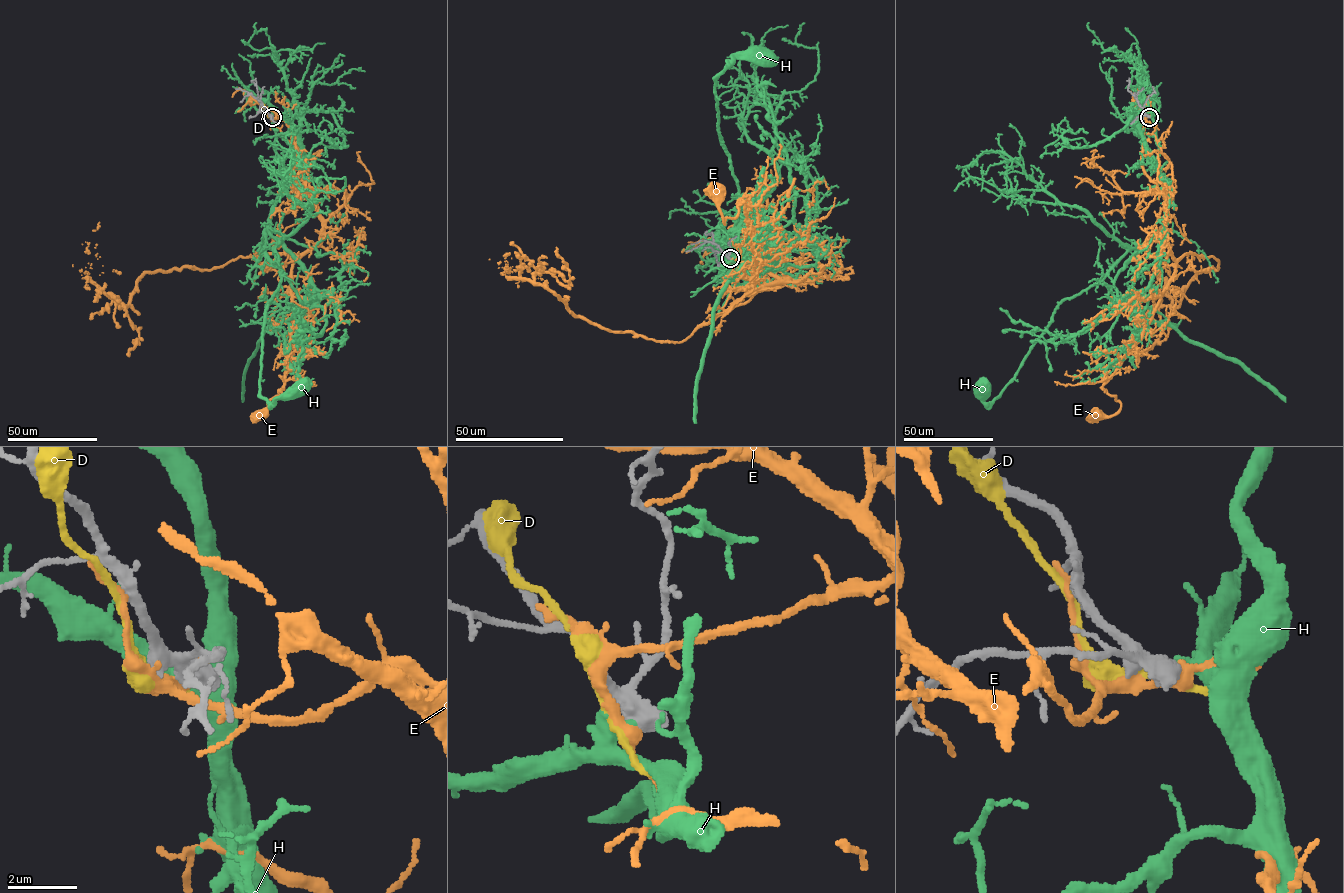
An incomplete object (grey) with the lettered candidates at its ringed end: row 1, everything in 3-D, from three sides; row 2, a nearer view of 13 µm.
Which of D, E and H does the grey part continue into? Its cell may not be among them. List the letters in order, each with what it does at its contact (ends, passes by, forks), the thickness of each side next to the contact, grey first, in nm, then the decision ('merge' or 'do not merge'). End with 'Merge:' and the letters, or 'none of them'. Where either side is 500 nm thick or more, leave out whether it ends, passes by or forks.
D: it passes by | 320/260 nm | do not merge
E: 700/340 nm | do not merge
H: 500/500 nm | do not merge
Merge: none of them

